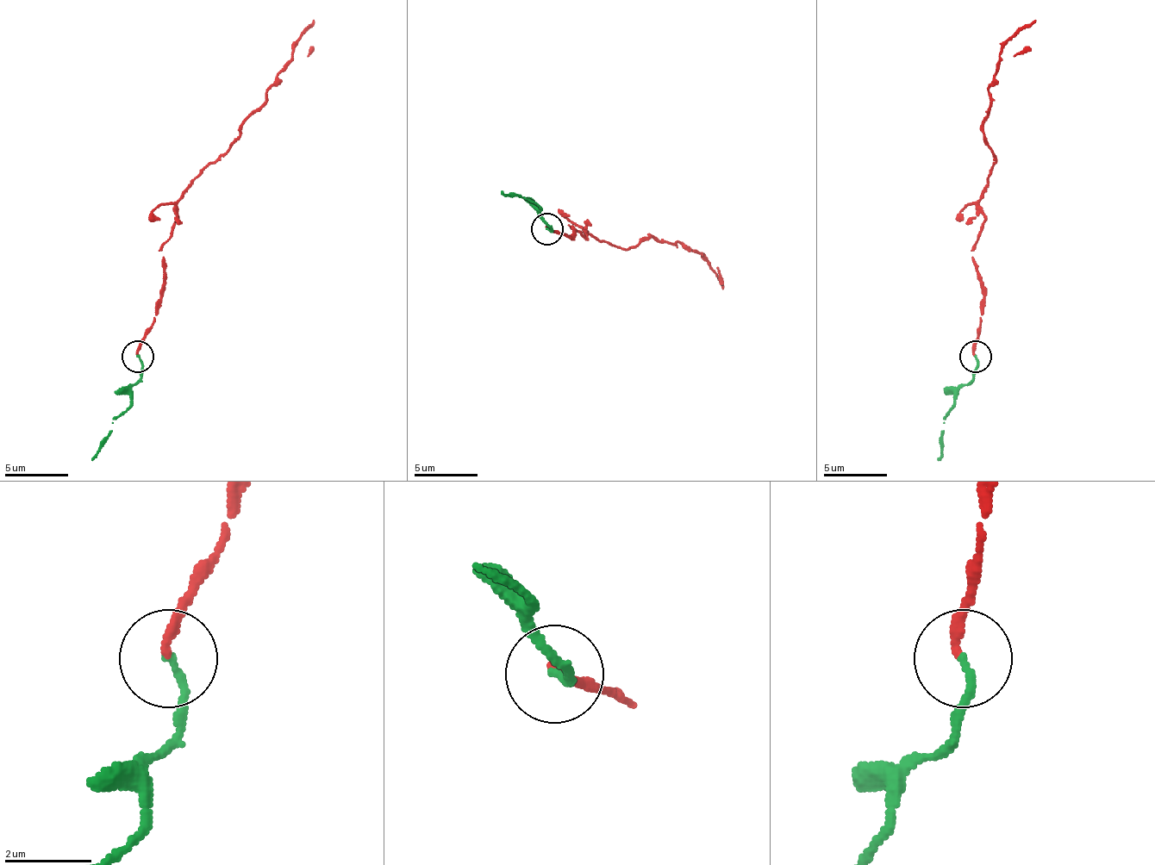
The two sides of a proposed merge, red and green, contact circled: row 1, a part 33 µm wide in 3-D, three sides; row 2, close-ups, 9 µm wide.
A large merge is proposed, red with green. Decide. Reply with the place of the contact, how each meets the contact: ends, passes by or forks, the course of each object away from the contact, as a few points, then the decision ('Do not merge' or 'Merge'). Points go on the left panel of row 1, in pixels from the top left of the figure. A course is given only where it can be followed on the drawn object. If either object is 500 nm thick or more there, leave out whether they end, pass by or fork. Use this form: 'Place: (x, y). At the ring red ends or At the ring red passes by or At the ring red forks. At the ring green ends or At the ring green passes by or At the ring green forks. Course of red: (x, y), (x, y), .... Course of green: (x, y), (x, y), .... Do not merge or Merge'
Place: (138, 356). At the ring red ends. At the ring green ends. Course of red: (139, 357), (139, 341), (151, 326), (160, 297), (160, 246), (170, 237), (179, 196), (265, 101), (313, 19). Course of green: (139, 357), (141, 370), (132, 392), (132, 404), (113, 423), (101, 451), (91, 461). Merge

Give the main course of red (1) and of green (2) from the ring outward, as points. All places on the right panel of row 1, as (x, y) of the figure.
1: (975, 357), (984, 297), (971, 246), (981, 237), (994, 152), (984, 135), (987, 88), (1003, 47), (1034, 19)
2: (975, 357), (977, 370), (958, 392), (956, 404), (943, 423), (943, 451), (937, 461)

